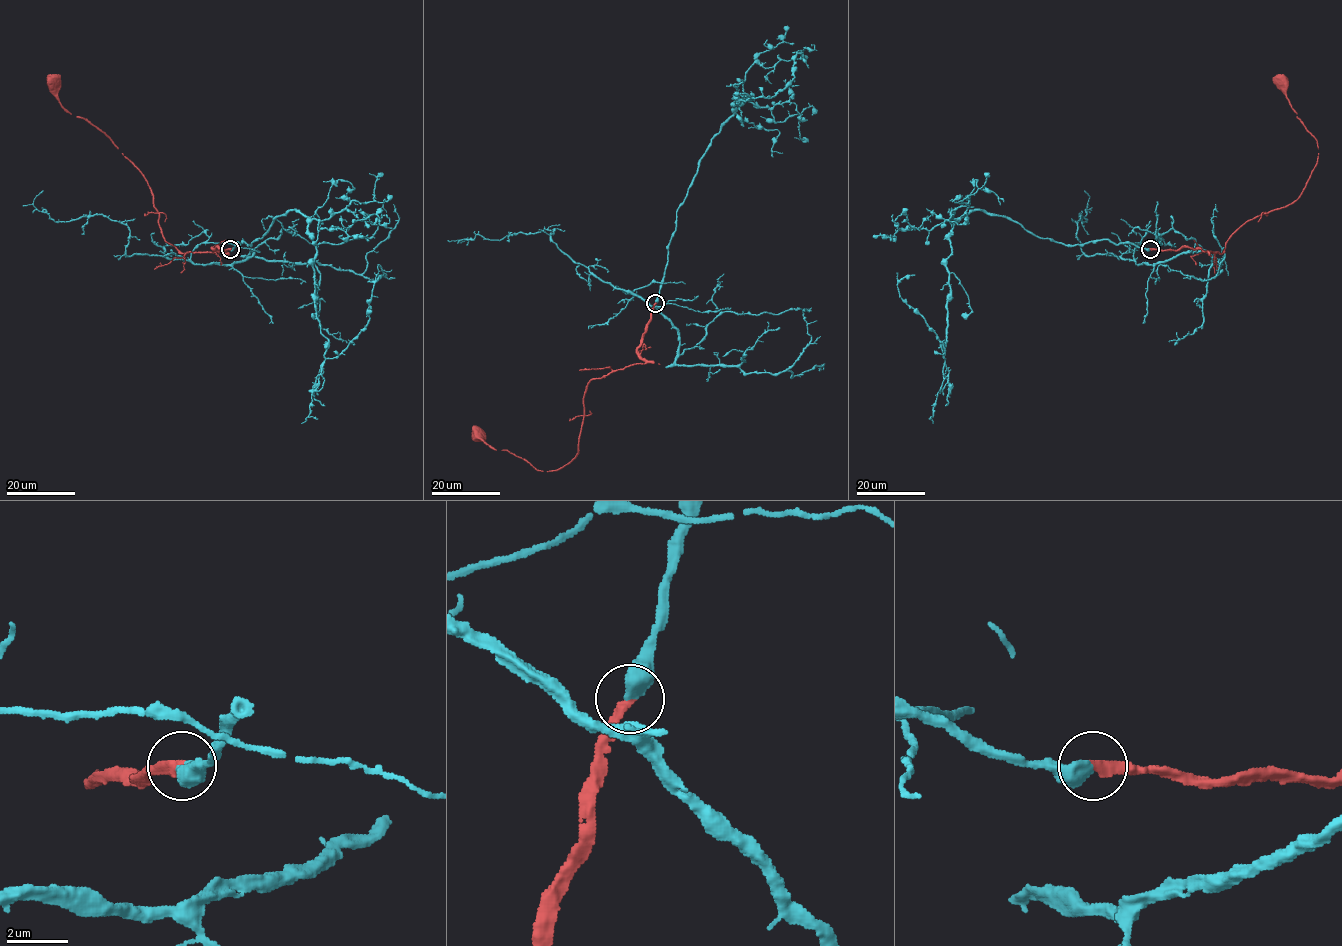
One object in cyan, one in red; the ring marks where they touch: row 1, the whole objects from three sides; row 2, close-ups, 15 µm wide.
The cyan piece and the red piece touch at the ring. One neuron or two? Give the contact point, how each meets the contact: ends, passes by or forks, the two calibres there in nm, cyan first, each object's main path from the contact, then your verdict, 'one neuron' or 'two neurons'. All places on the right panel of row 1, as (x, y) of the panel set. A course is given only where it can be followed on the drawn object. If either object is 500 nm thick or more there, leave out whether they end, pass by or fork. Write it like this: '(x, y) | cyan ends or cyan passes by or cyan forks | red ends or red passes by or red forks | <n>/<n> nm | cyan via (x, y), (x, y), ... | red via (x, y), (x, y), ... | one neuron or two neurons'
(1150, 249) | 550/360 nm | cyan via (1150, 249), (1065, 245), (971, 210), (949, 238), (945, 358), (900, 296), (915, 274) | red via (1150, 249), (1221, 253), (1248, 221), (1291, 204), (1301, 193), (1317, 162), (1318, 144), (1280, 83) | one neuron

